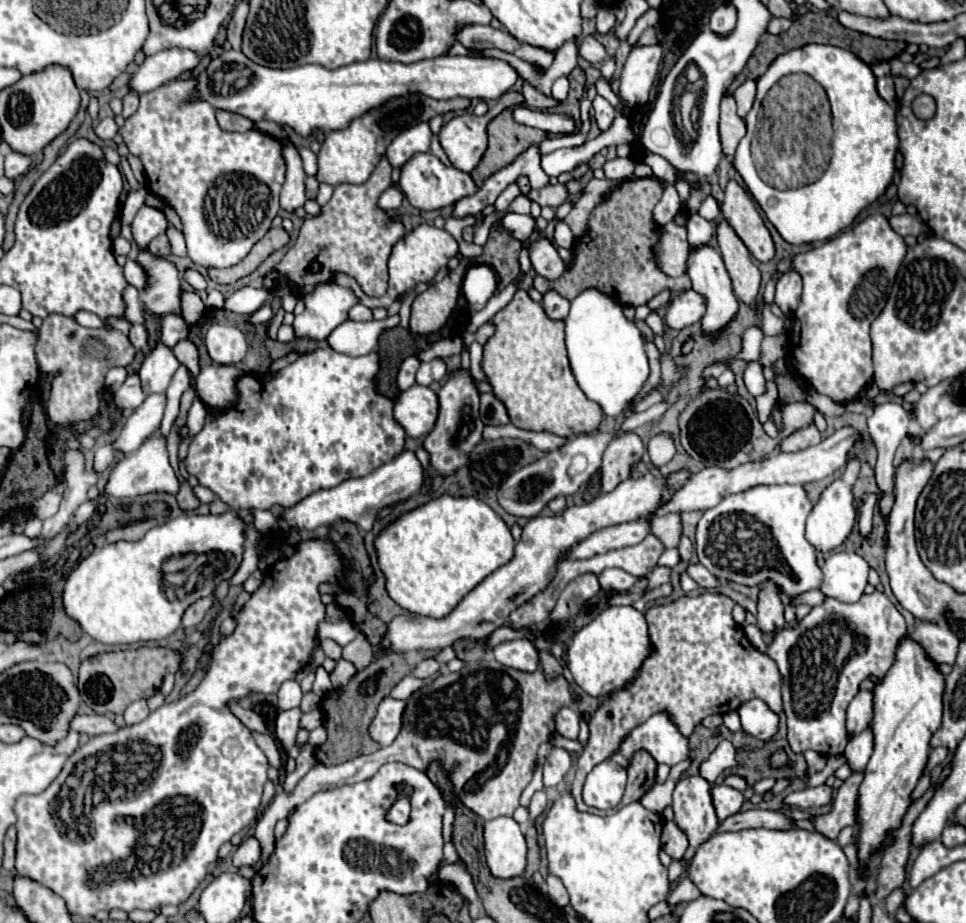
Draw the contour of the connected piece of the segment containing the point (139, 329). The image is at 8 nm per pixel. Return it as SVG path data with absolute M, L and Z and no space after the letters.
M140 323L132 325L128 339L136 347L136 351L146 351L148 349L148 331L146 331L144 325L140 325Z

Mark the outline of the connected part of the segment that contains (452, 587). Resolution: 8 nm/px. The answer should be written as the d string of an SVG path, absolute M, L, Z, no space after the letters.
M442 495L394 521L386 527L378 539L378 563L386 575L386 589L390 597L406 611L422 617L442 619L490 573L506 565L514 557L514 539L508 525L480 499L476 497L450 497Z

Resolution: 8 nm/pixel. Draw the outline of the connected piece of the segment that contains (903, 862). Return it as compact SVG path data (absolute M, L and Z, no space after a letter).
M948 765L944 767L942 775L938 777L936 783L930 785L930 789L918 797L910 811L906 813L906 819L902 821L902 827L894 833L894 847L890 847L890 851L886 851L886 855L882 857L882 867L878 869L878 879L876 879L876 901L884 901L894 889L900 889L906 881L906 865L908 865L908 857L912 851L912 827L914 821L918 819L918 815L926 809L928 801L934 797L934 791L938 787L942 787L944 779L948 777Z

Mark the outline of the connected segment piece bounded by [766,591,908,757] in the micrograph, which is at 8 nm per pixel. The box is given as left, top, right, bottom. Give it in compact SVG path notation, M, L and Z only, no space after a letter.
M874 591L872 595L862 595L856 603L840 603L826 597L822 605L810 609L810 613L800 619L794 627L784 627L772 635L766 653L778 663L782 675L782 701L788 721L788 743L794 753L804 753L814 749L826 757L842 755L848 743L846 733L846 707L858 693L858 687L868 677L886 675L890 663L894 661L894 647L898 639L906 633L906 621L900 611L890 603L890 599Z

